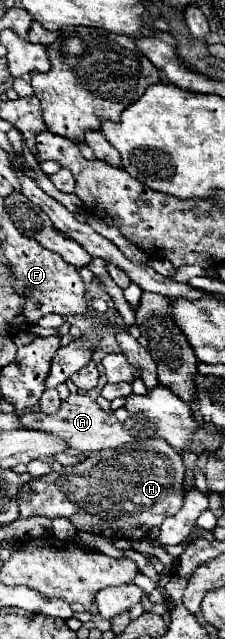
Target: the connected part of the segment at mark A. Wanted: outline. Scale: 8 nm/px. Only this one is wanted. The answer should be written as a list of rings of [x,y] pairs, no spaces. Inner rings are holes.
[[[72,394],[66,402],[62,402],[60,410],[54,416],[44,414],[44,412],[24,412],[20,416],[20,422],[28,430],[42,430],[42,432],[56,434],[56,436],[64,438],[70,444],[70,448],[80,450],[80,452],[118,448],[126,442],[134,442],[134,440],[140,440],[146,436],[142,430],[124,428],[124,424],[114,416],[114,412],[104,412],[96,404],[96,400],[92,400],[88,394]]]

